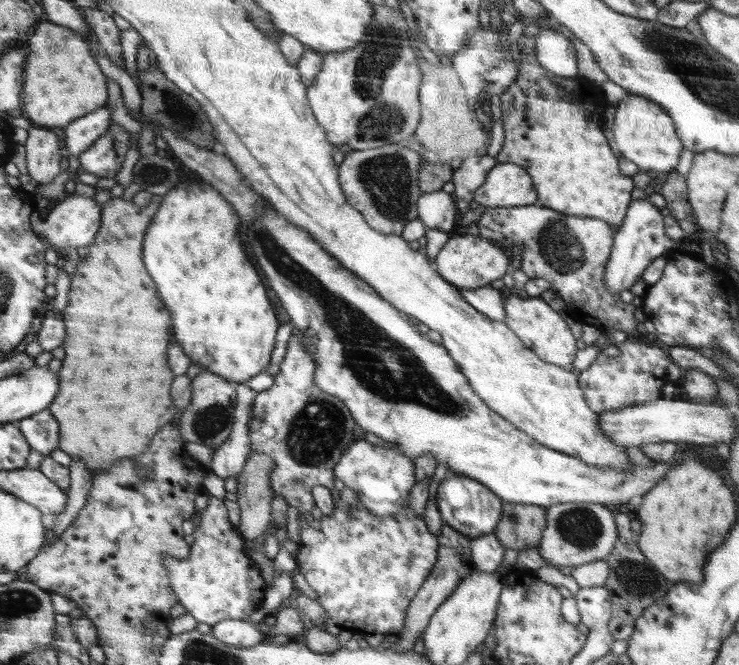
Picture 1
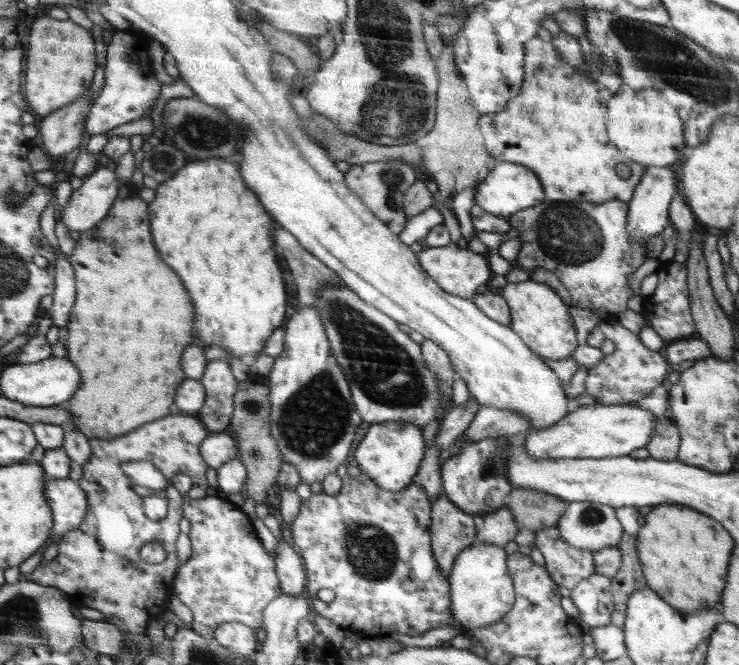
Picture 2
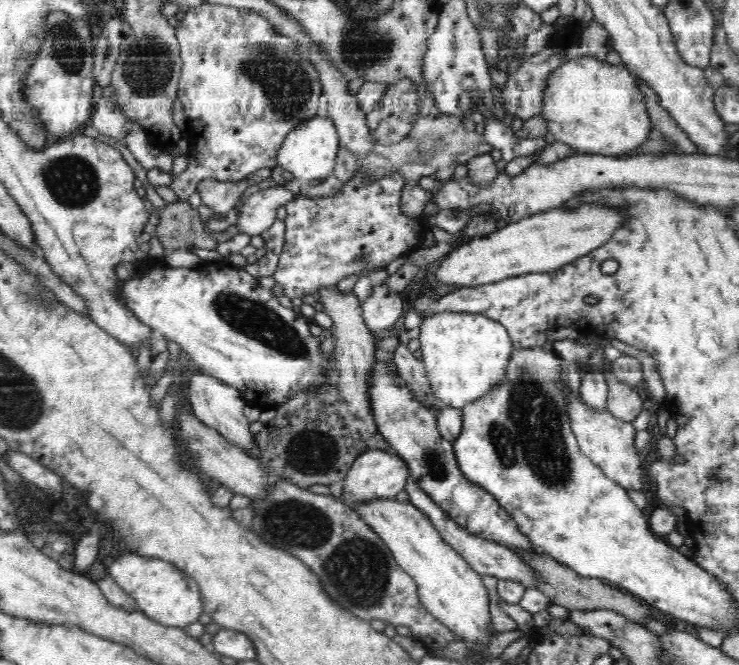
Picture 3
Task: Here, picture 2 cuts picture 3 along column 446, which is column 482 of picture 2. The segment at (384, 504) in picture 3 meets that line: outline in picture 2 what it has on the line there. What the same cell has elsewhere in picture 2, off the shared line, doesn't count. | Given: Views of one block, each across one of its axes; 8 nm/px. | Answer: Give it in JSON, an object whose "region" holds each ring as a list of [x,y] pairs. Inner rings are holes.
{"region":[[[472,545],[462,551],[452,567],[448,579],[451,583],[454,623],[451,624],[458,634],[470,634],[476,628],[494,624],[515,605],[513,577],[508,576],[506,552],[498,545]]]}

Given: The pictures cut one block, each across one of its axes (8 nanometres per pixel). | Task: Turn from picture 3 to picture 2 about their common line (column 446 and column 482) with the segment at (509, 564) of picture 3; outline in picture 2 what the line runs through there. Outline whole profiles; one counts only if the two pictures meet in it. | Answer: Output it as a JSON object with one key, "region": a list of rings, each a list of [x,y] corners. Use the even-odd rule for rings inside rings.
{"region":[[[504,504],[500,511],[488,515],[476,515],[475,521],[479,528],[479,539],[476,540],[476,545],[505,546],[510,541],[514,541],[519,532],[518,525],[515,523],[507,504]]]}

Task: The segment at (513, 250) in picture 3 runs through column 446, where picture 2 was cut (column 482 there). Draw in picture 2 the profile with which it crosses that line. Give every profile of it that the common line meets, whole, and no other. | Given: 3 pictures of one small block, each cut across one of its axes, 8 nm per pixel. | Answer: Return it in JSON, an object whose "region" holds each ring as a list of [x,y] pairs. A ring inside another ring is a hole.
{"region":[[[450,243],[446,246],[428,248],[418,253],[419,264],[424,272],[428,273],[446,292],[454,296],[461,296],[470,299],[474,296],[476,288],[482,286],[484,282],[489,282],[490,266],[484,255],[476,254],[468,249],[466,244]]]}

